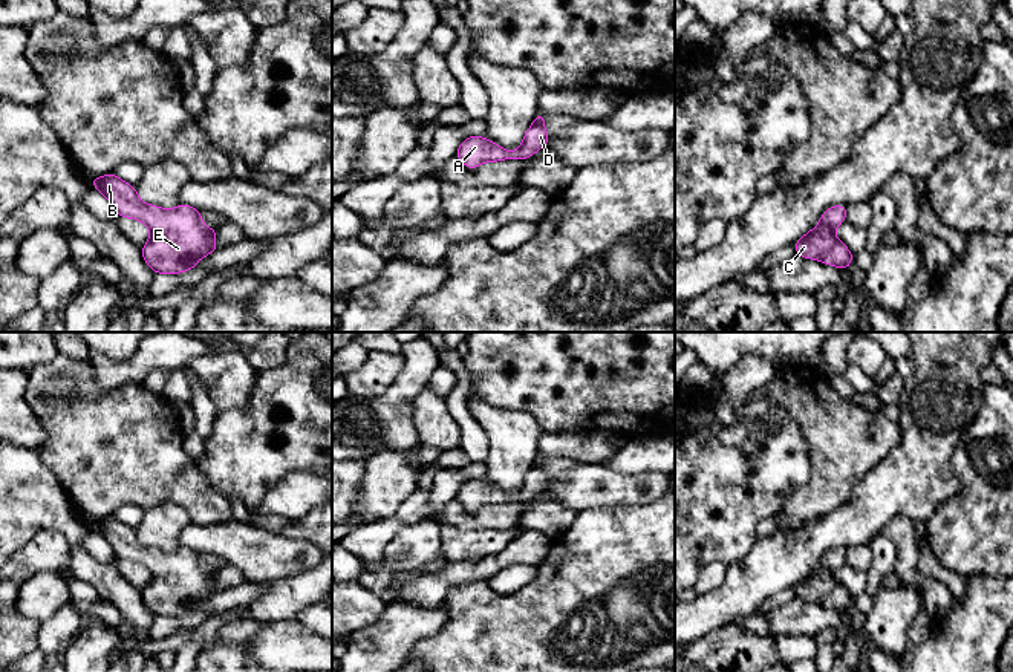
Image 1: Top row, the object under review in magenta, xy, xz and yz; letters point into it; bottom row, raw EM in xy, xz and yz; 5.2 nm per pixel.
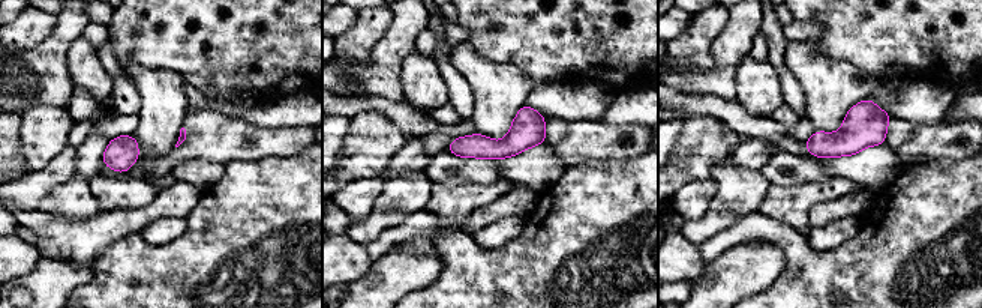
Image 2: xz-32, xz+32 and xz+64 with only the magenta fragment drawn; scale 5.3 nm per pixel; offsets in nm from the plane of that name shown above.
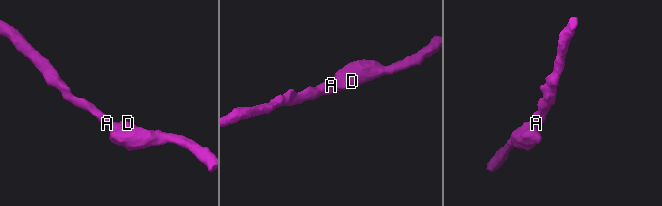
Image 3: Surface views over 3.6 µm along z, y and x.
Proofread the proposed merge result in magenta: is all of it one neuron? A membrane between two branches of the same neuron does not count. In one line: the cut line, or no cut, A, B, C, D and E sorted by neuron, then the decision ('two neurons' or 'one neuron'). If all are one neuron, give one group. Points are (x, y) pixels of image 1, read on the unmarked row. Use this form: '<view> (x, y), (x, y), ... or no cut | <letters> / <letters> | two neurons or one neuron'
no cut | A B C D E | one neuron

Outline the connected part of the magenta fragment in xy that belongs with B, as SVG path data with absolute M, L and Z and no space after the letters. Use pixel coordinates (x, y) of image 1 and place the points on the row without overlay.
M115 516L89 522L113 548L118 560L144 565L151 579L141 591L144 605L155 617L181 617L196 612L196 603L217 591L216 571L202 565L199 553L179 546L173 553L141 545L136 530L124 525Z

